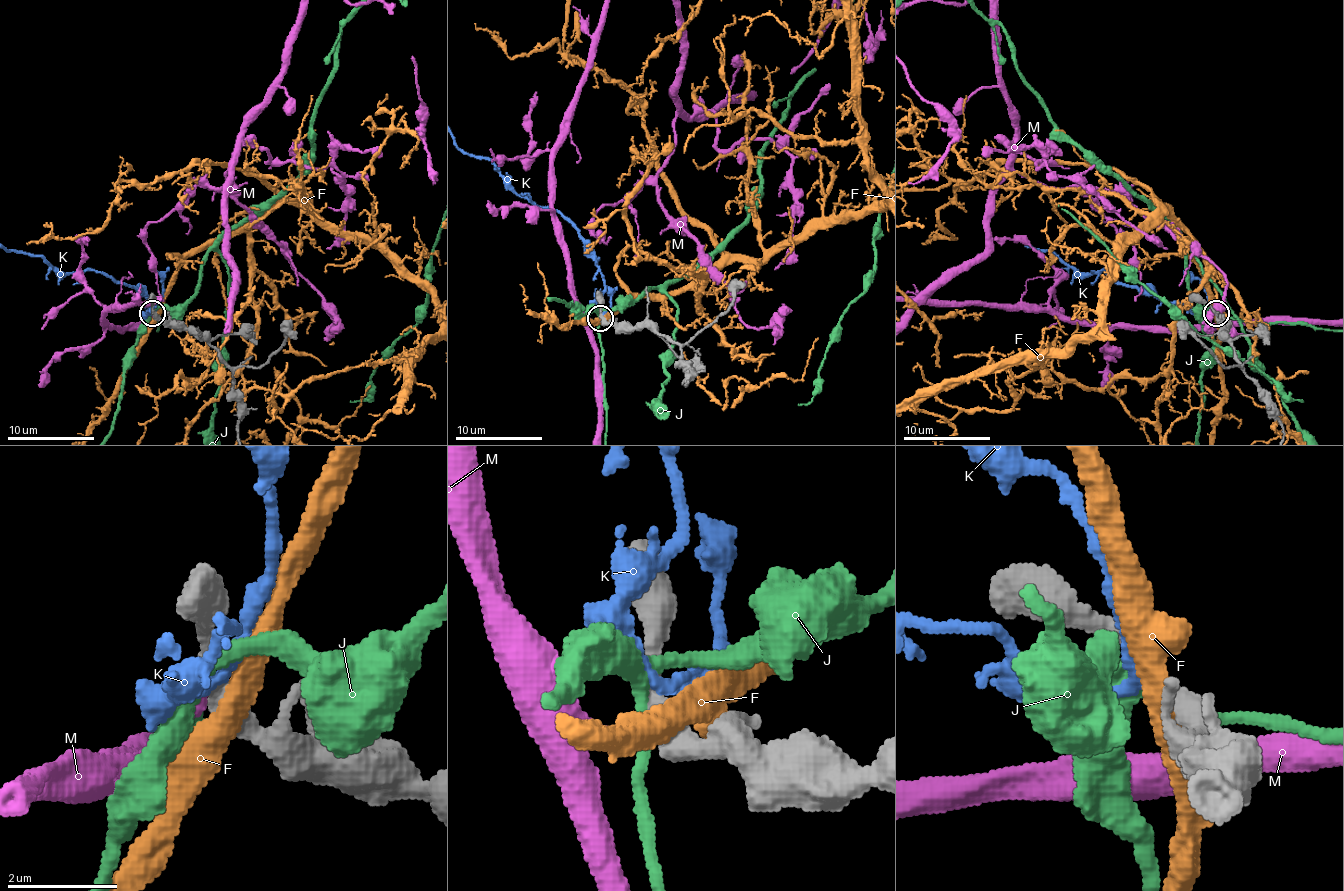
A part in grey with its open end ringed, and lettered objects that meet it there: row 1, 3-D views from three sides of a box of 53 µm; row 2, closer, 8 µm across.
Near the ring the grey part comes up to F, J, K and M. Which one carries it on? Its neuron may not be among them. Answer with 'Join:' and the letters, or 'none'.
Join: M

